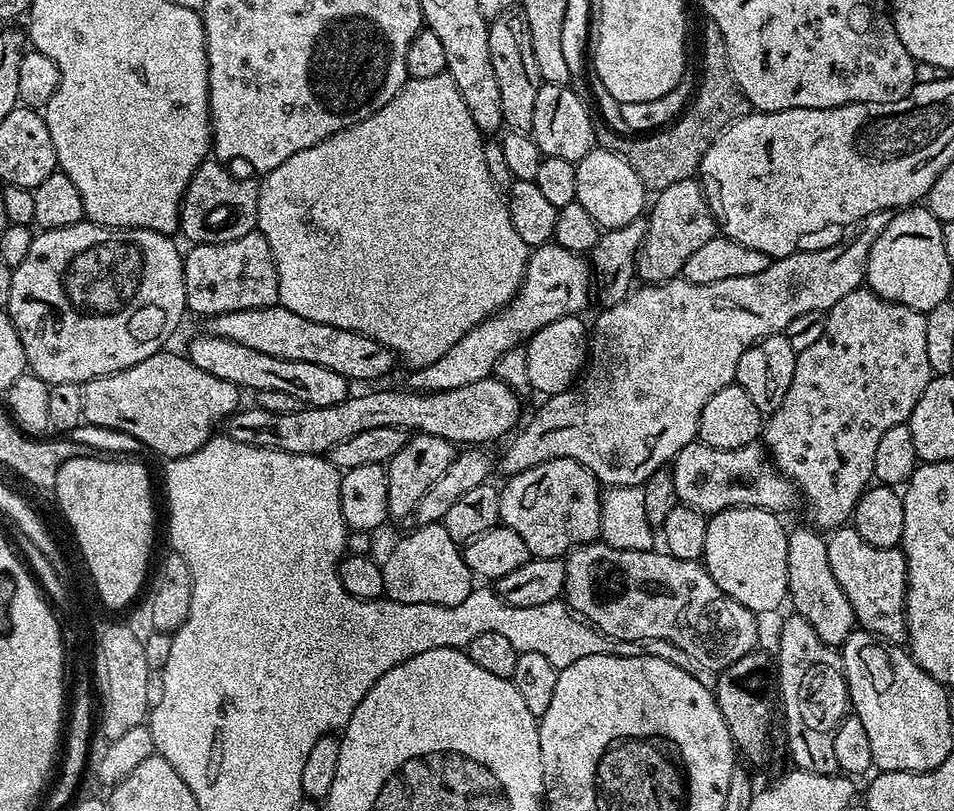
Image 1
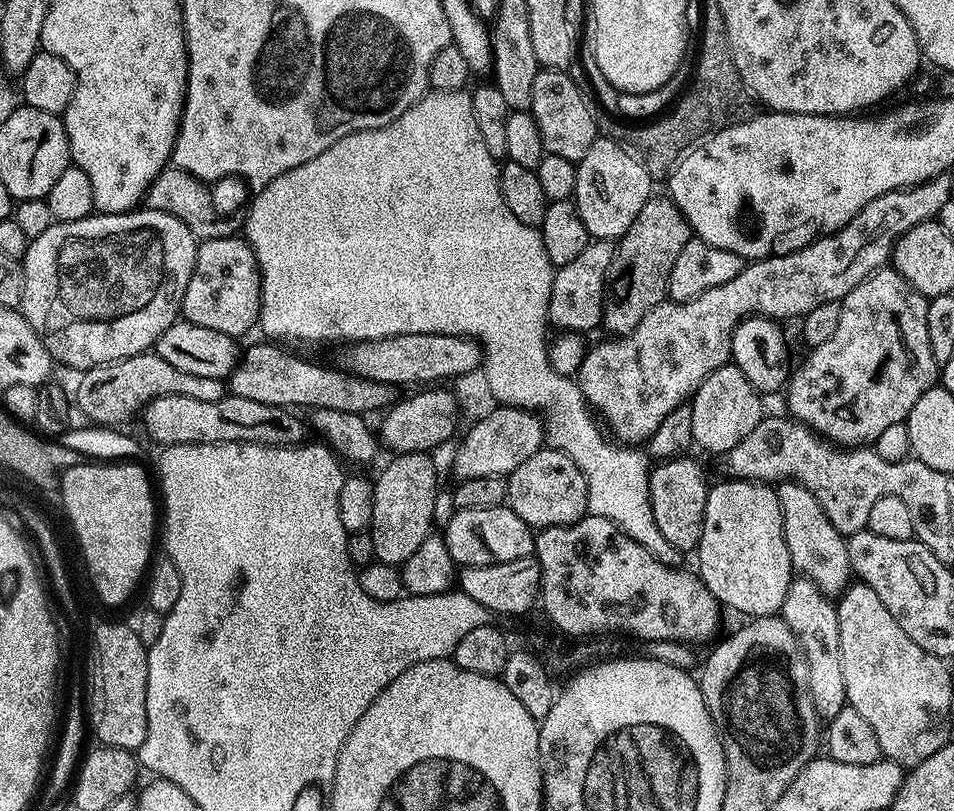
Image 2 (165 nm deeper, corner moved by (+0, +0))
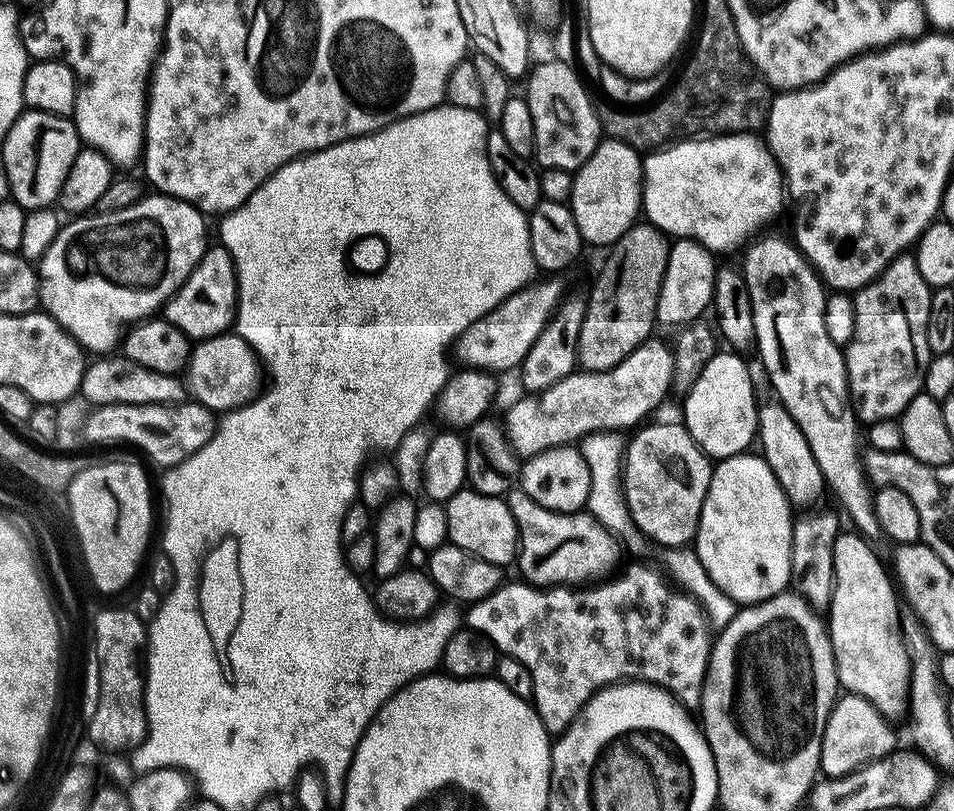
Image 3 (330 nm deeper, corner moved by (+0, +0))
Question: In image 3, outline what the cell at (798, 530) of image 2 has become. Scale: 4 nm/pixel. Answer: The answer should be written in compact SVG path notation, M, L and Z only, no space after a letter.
M761 403L758 408L758 448L759 444L761 448L759 451L762 453L764 461L770 466L770 470L774 470L774 478L778 478L788 503L792 505L793 509L815 509L817 507L815 504L823 498L824 492L826 496L822 470L814 458L813 452L810 451L810 442L806 442L806 434L802 434L798 422L794 422L794 418L790 418L790 414L783 404L771 403Z

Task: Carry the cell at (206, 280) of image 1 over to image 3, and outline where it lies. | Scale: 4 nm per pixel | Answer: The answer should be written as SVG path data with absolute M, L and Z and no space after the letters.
M222 246L205 247L202 258L186 278L186 282L173 294L162 309L163 319L182 330L193 341L207 340L210 336L223 336L233 327L236 319L236 264Z

